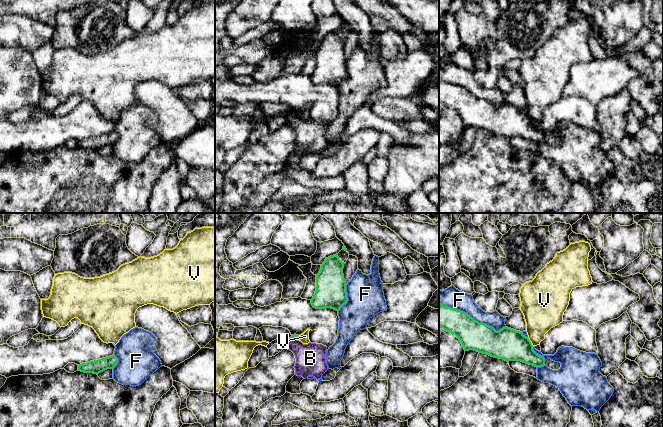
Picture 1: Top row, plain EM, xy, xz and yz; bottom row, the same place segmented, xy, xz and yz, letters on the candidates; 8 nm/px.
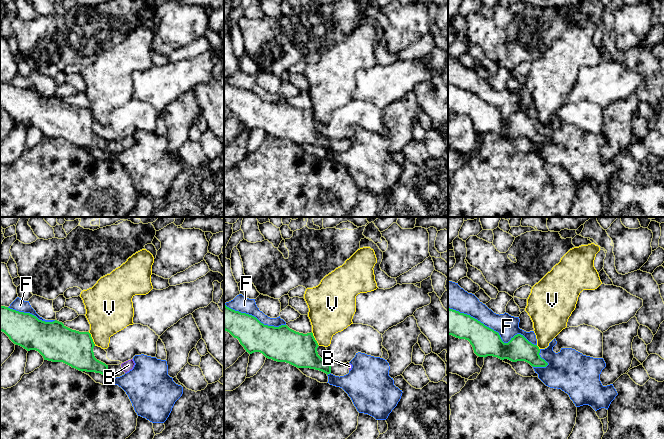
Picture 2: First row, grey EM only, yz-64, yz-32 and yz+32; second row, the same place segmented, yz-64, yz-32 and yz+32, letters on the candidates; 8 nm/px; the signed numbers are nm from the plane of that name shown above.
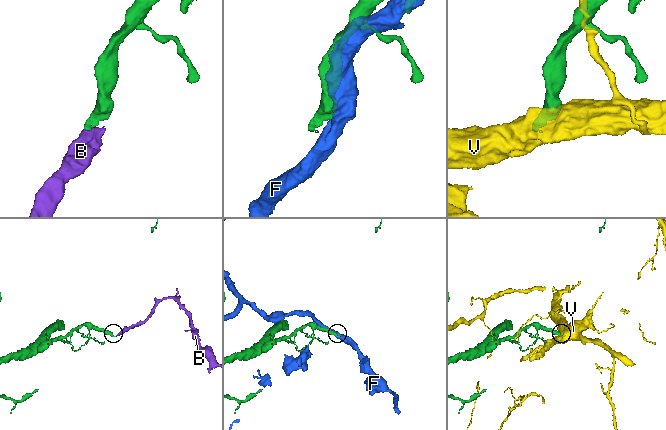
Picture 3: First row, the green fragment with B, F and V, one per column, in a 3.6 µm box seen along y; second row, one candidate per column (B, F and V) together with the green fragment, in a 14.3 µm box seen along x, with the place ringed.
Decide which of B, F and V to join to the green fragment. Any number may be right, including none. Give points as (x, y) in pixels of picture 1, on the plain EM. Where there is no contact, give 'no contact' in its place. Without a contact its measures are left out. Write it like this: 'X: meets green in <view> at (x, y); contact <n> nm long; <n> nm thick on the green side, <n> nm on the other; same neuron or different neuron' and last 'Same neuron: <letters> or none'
B: meets green in xz at (295, 114); contact 70 nm long; 40 nm thick on the green side, 240 nm on the other; same neuron
F: meets green in yz at (471, 93); contact 550 nm long; 240 nm thick on the green side, 160 nm on the other; different neuron
V: meets green in yz at (530, 117); contact 90 nm long; 260 nm thick on the green side, 300 nm on the other; different neuron
Same neuron: B

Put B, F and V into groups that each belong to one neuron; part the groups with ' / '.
B / F / V

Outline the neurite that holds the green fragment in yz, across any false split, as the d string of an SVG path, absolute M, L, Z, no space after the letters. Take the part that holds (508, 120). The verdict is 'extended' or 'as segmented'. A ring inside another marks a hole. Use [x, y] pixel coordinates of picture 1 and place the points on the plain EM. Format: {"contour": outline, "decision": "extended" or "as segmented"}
{"contour": "M439 79L439 103L454 110L465 127L474 126L507 138L521 137L535 143L545 141L544 133L533 126L531 117L522 108L506 102L496 107L442 79Z", "decision": "as segmented"}

